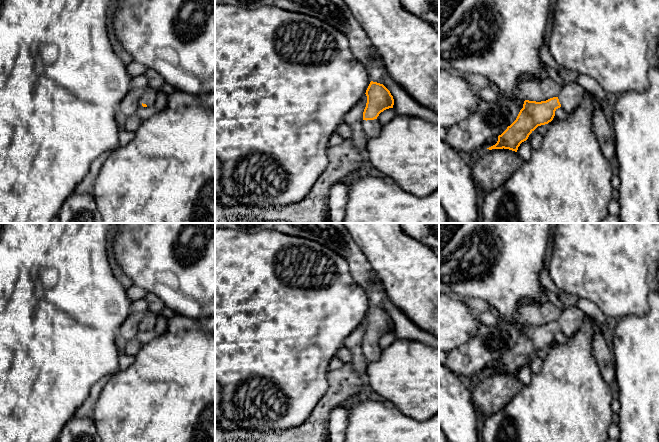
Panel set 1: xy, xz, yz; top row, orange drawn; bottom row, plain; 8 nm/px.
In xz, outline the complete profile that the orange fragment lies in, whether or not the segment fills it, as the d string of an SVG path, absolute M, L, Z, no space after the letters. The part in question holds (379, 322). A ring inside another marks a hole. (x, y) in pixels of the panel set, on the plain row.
M373 305L370 306L365 318L367 327L363 336L362 352L369 364L380 358L381 348L377 341L384 334L393 332L394 323L383 308Z

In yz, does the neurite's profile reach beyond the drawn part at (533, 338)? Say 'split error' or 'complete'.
split error

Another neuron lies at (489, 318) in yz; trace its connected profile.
M493 310L475 313L476 318L482 325L494 326L498 322L501 322L501 317Z

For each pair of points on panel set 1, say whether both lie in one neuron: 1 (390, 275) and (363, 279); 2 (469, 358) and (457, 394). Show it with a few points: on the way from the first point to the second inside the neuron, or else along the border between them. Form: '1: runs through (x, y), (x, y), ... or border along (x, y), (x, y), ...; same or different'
1: border along (366, 257), (381, 281), (386, 294); different
2: border along (449, 368), (459, 375); different

